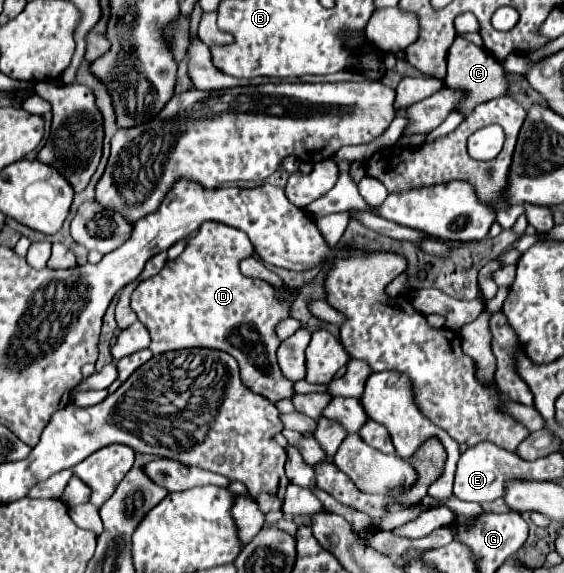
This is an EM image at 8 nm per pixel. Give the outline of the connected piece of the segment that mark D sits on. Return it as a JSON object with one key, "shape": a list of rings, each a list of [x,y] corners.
{"shape":[[[213,220],[203,222],[199,226],[199,232],[187,240],[187,246],[179,258],[167,260],[163,270],[157,276],[141,282],[133,290],[131,308],[149,330],[151,337],[149,350],[153,354],[163,354],[163,352],[179,350],[179,348],[199,348],[199,346],[229,352],[239,362],[243,384],[267,396],[271,402],[277,402],[281,398],[293,396],[293,382],[287,382],[283,374],[279,374],[277,356],[275,356],[279,348],[279,338],[275,336],[275,330],[273,330],[279,320],[289,316],[289,304],[283,300],[277,300],[273,288],[267,282],[245,278],[239,272],[239,262],[249,256],[253,256],[253,246],[247,234]]]}

